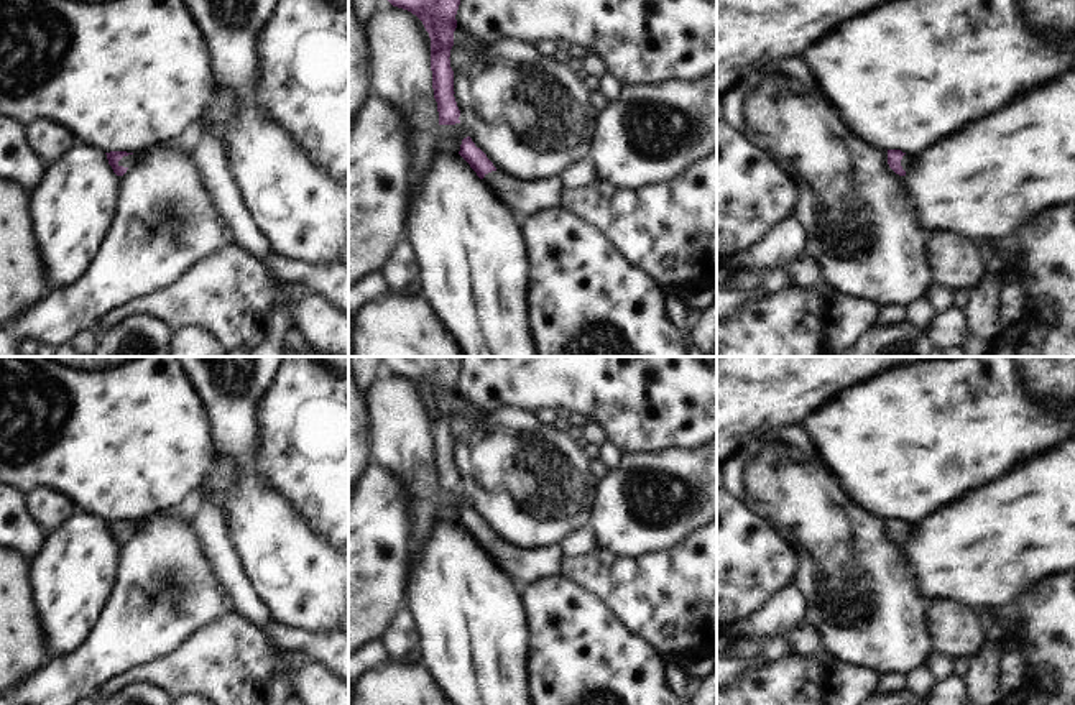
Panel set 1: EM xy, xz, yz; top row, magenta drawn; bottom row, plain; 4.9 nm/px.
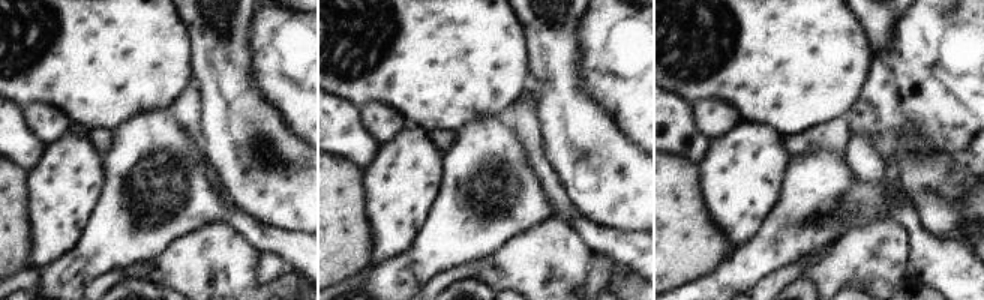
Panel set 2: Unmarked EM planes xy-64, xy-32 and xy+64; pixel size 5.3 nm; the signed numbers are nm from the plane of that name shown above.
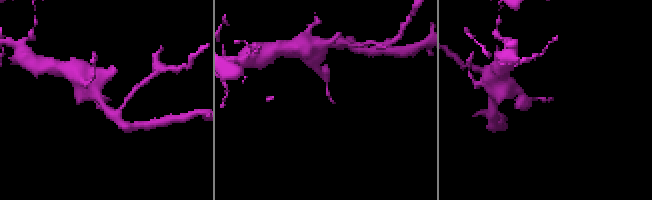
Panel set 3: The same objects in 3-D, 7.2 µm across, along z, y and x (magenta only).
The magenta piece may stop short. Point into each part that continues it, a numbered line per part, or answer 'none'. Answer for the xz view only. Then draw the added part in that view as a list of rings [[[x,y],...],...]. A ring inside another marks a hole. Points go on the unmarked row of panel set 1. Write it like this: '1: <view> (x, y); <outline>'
1: xz (523, 567); [[[491,539],[485,542],[483,549],[493,555],[498,569],[519,588],[541,578],[559,575],[564,559],[559,546],[538,551],[519,551],[500,539]]]

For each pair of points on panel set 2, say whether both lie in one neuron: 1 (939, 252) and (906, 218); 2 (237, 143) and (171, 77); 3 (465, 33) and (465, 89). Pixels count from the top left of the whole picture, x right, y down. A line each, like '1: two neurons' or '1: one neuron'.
1: one neuron
2: two neurons
3: one neuron

